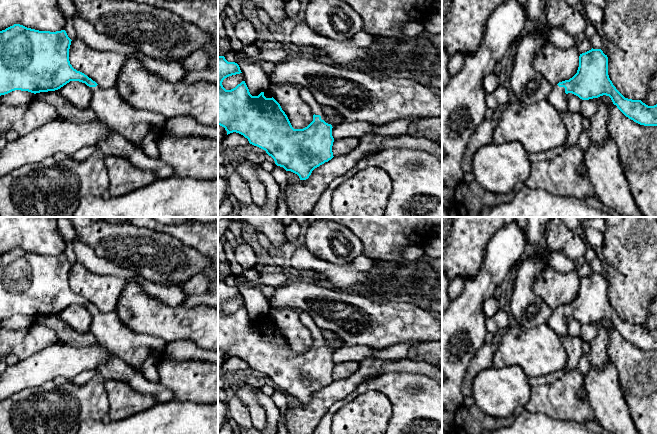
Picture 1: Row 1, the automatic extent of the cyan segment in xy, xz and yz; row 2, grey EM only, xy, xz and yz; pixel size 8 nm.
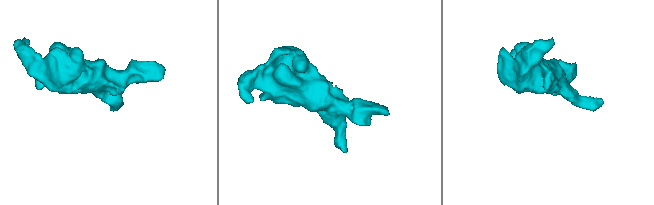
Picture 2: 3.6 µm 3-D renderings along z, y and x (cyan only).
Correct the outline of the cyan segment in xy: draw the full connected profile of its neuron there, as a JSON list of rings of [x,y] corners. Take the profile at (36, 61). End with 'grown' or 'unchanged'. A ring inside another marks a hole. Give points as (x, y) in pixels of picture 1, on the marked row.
[[[14,24],[0,31],[0,96],[15,90],[28,91],[34,94],[55,91],[70,81],[79,81],[85,83],[90,88],[90,108],[94,111],[97,118],[135,146],[140,147],[142,140],[151,130],[162,129],[167,122],[163,115],[131,107],[120,97],[115,87],[103,89],[87,75],[74,69],[69,61],[71,41],[65,30],[56,32],[39,31],[20,24]]]; grown

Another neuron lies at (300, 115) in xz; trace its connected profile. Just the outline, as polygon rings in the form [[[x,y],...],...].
[[[276,85],[271,92],[294,129],[303,129],[313,121],[311,108],[301,99],[300,90],[294,85]]]

